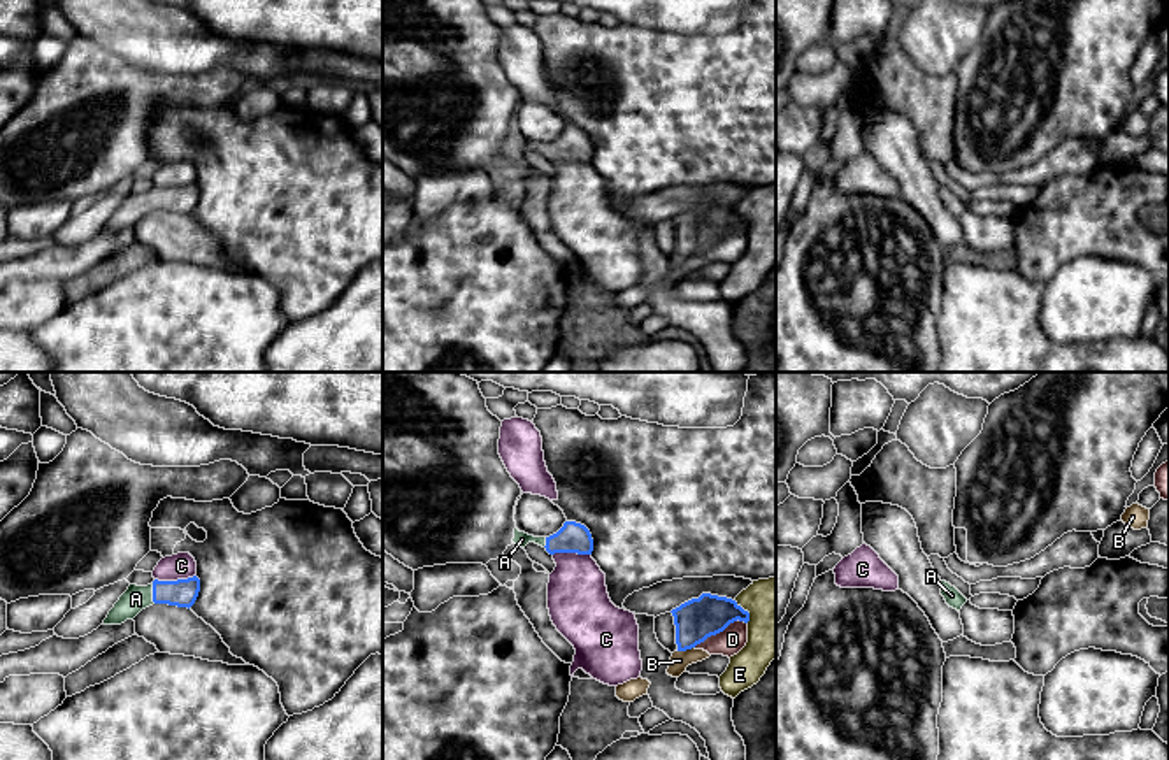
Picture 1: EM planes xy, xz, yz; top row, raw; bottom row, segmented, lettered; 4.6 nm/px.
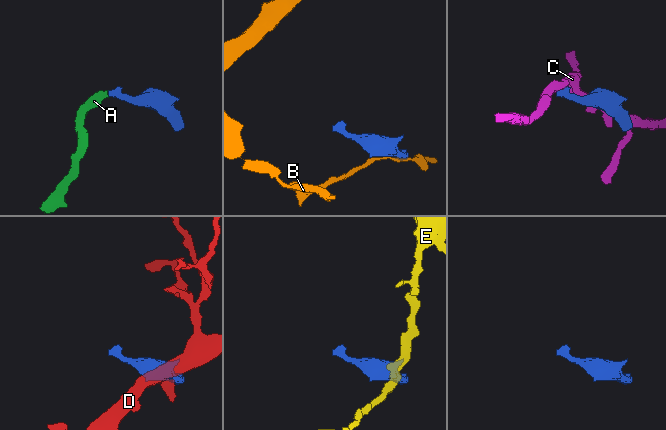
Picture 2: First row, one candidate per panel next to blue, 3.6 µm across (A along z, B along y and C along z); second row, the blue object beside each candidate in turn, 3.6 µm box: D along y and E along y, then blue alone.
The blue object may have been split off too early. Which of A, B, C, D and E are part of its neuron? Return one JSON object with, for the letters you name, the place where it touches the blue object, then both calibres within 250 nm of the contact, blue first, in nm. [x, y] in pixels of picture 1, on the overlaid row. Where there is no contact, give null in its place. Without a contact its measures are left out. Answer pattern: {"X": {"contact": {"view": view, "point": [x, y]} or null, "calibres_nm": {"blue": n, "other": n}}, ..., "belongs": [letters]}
{"A": {"contact": {"view": "xy", "point": [153, 594]}, "calibres_nm": {"blue": 130, "other": 120}}, "belongs": ["A"]}

